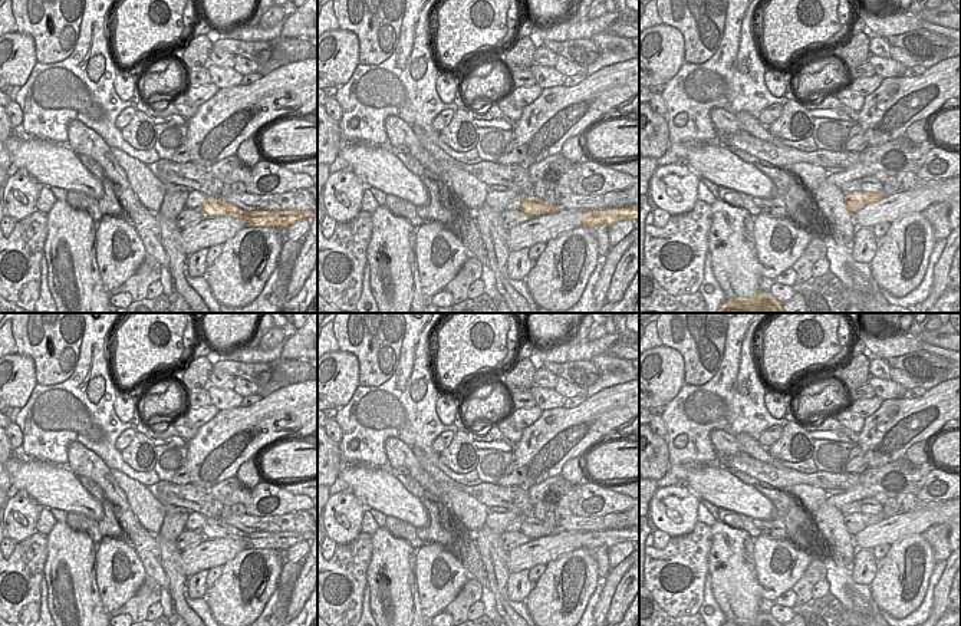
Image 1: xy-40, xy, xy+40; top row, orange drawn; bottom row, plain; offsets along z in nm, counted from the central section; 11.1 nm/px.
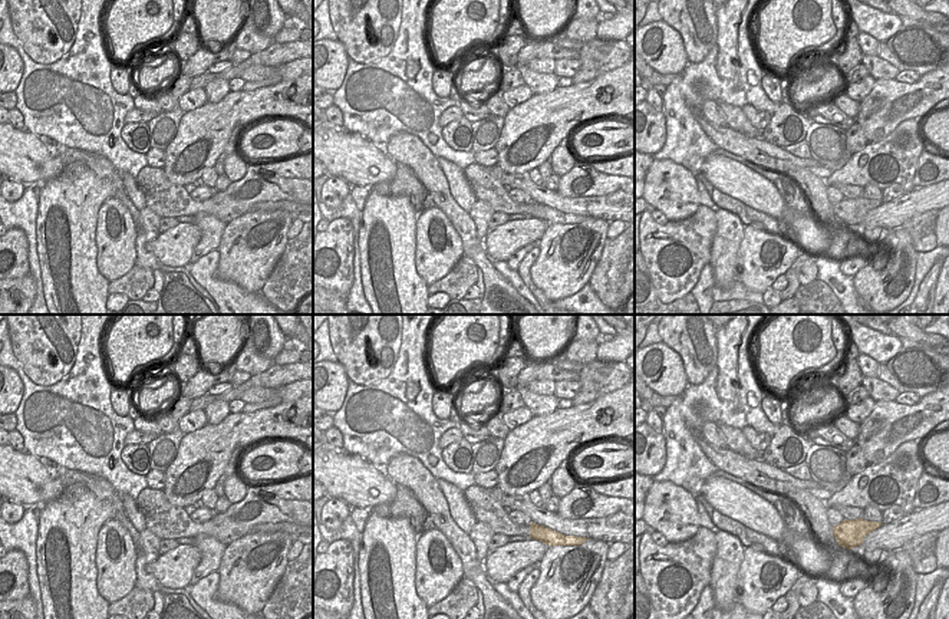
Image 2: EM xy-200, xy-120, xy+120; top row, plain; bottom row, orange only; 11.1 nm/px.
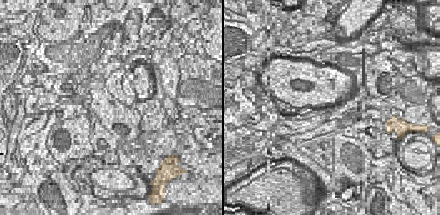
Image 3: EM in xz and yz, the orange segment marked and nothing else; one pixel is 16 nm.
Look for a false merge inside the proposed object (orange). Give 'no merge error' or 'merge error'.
merge error

